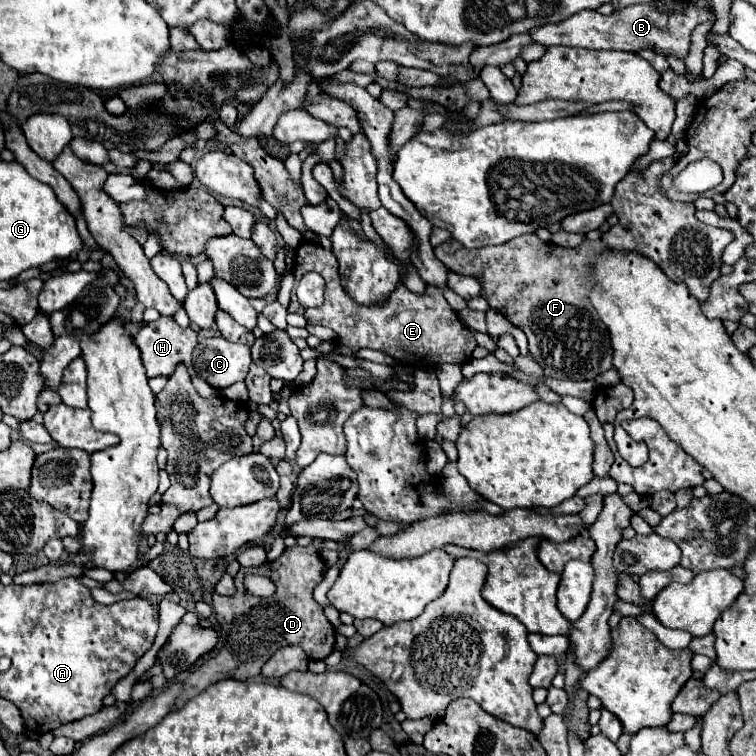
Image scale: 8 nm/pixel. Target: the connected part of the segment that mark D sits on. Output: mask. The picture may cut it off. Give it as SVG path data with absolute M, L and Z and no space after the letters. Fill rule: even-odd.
M294 545L294 547L286 547L286 551L272 563L264 563L260 567L252 567L252 569L240 569L238 575L234 577L234 583L236 583L236 595L234 597L222 597L222 595L216 595L212 597L212 607L214 607L214 613L216 613L216 621L220 625L220 637L222 637L222 645L228 645L228 647L222 647L220 653L216 657L210 657L198 671L194 671L186 681L184 681L184 689L182 693L178 695L176 699L176 709L180 709L186 701L190 701L192 697L196 697L198 693L202 693L208 685L216 683L218 679L238 679L238 681L246 681L246 679L252 679L252 677L258 677L260 675L260 669L262 665L280 649L280 647L286 647L286 645L298 645L306 651L308 659L324 659L328 657L332 651L334 651L334 643L336 643L336 629L330 625L330 621L326 619L322 607L314 601L312 597L312 591L314 587L324 579L324 561L320 559L320 555L314 551L312 545L308 547L302 547L302 545ZM252 573L252 575L264 575L268 579L274 581L276 585L276 593L268 599L264 597L254 597L246 591L244 587L244 577Z

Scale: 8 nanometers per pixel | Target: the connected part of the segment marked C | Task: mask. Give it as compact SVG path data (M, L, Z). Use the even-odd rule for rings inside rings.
M206 337L194 349L194 369L214 389L226 389L236 381L244 381L252 363L246 345L230 343L224 337Z

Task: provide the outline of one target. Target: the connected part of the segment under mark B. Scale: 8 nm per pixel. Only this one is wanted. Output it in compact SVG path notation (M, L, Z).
M680 1L684 11L662 13L652 3L650 5L632 5L622 11L614 11L612 15L600 15L598 11L580 11L570 19L554 25L536 27L530 33L534 43L542 43L546 47L566 45L566 47L584 47L584 49L616 49L616 51L640 51L652 49L660 55L674 55L678 59L686 59L690 47L690 35L696 25L714 19L714 15L706 9L694 7L690 1Z

